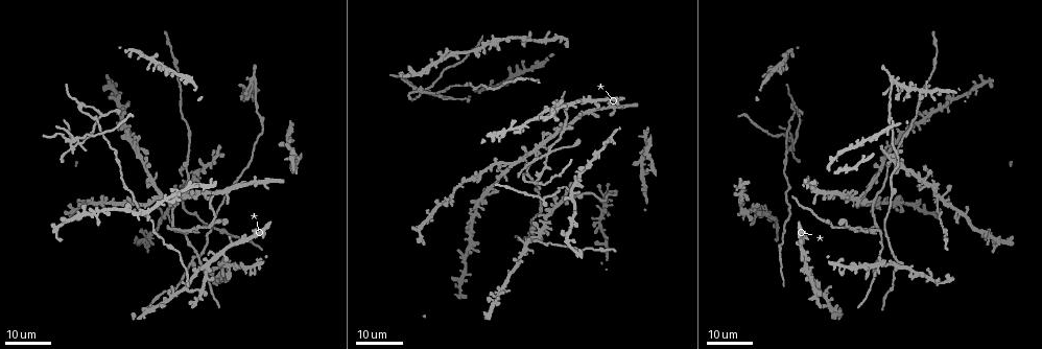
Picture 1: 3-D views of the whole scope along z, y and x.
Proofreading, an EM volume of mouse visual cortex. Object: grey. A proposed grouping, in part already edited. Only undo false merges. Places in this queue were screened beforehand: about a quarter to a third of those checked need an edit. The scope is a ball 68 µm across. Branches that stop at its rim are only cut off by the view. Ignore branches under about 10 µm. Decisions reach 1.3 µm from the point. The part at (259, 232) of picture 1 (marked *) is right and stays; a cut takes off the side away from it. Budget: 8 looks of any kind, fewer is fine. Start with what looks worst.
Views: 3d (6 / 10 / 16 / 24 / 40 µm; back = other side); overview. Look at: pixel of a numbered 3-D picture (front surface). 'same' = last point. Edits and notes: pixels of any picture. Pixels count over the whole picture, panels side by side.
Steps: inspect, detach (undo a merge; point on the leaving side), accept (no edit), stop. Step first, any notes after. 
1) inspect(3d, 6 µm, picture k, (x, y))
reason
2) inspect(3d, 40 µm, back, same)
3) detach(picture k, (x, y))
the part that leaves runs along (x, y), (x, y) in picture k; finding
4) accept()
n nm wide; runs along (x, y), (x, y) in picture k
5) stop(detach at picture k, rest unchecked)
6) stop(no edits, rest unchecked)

inspect(3d, 24 µm, picture 1, (583, 100))
four arms meet

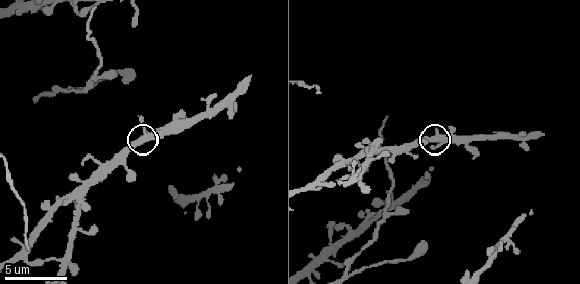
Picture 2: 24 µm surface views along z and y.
inspect(3d, 6 µm, picture 2, (439, 144))

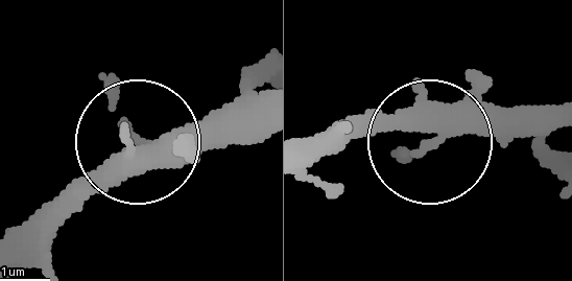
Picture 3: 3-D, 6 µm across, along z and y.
accept()
4 arms; one neuron here

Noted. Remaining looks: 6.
inspect(3d, 16 µm, picture 1, (880, 232))
three-way junction

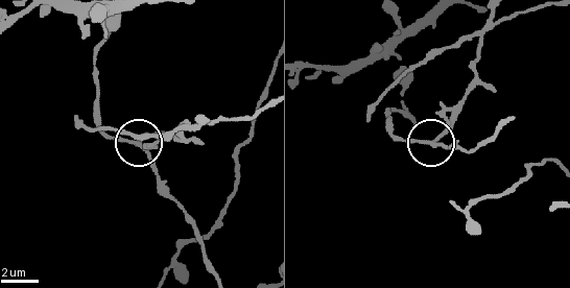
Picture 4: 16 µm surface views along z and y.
inspect(3d, 10 µm, picture 4, (136, 144))

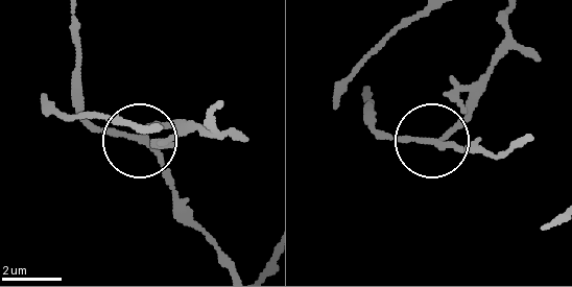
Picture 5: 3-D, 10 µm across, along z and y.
detach(picture 5, (173, 143))
160 nm wide; two neurons meet here

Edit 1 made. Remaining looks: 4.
inspect(overview)

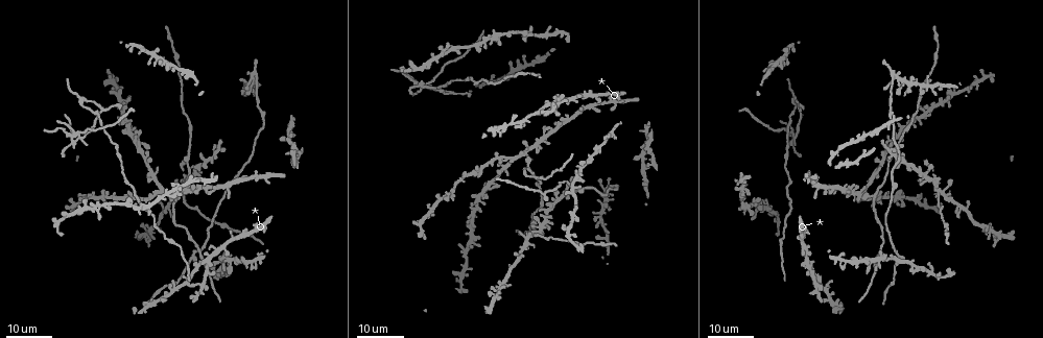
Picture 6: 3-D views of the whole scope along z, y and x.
inspect(3d, 16 µm, picture 6, (529, 169))
two arms in line, one across

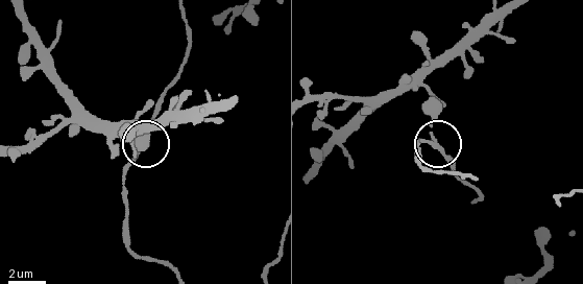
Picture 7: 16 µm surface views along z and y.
inspect(3d, 6 µm, picture 7, (435, 144))

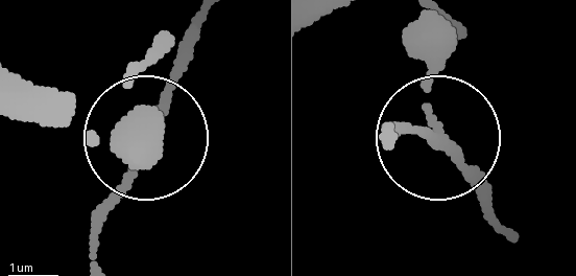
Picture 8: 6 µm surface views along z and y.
inspect(3d, 6 µm, back, picture 8, (438, 135))

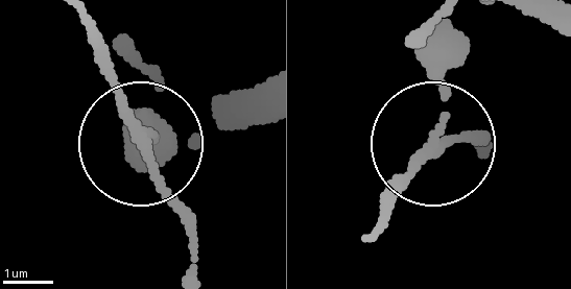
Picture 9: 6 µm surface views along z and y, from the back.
accept()
runs along (193, 262), (193, 212), (89, 42) in picture 9; all the same neuron

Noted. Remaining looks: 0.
stop(detach at picture 5, rest unchecked)

